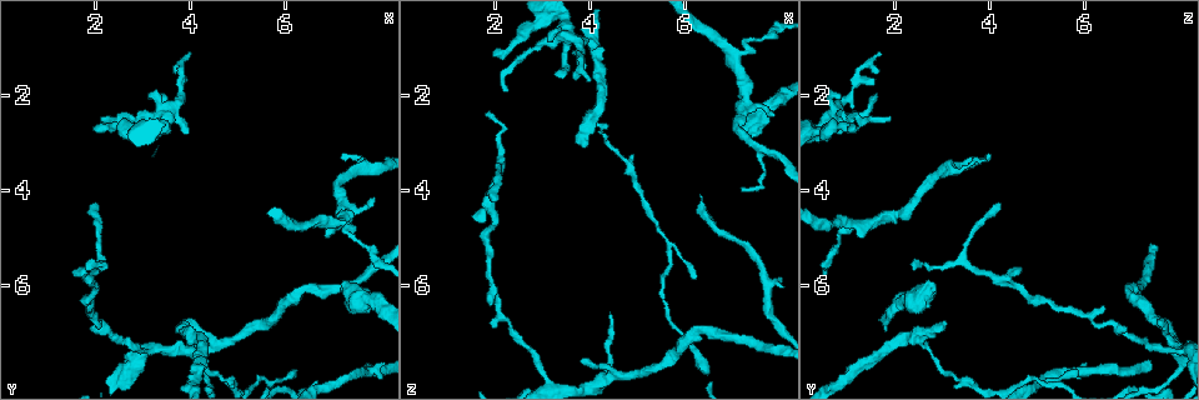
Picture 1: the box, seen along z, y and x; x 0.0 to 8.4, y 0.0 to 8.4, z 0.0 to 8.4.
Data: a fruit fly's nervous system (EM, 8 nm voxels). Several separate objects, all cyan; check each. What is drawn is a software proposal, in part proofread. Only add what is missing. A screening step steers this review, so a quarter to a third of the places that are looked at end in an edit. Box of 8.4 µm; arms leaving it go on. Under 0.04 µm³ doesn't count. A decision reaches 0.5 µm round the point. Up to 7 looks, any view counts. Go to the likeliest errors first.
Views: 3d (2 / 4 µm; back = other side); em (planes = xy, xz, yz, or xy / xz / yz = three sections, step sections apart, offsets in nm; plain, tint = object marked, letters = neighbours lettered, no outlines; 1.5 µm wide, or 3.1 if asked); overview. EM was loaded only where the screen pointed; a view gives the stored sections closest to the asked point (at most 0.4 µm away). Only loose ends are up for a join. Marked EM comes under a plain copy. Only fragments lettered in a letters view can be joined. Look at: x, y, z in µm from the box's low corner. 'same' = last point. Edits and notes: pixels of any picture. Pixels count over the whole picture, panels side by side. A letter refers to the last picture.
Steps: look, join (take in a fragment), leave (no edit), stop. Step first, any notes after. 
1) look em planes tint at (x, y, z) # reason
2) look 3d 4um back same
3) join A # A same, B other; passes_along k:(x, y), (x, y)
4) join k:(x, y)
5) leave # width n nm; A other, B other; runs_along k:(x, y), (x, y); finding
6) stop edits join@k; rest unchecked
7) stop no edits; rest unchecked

look em xz step 8 tint at (3.85, 6.70, 3.00) # an open end

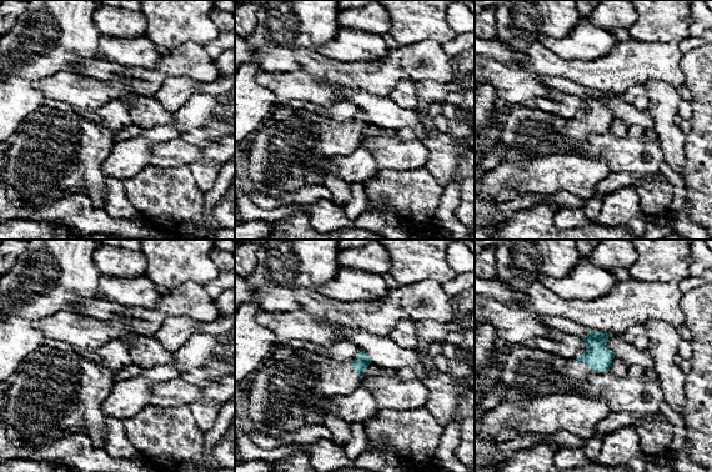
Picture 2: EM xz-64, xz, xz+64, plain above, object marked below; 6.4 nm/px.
look em planes letters same

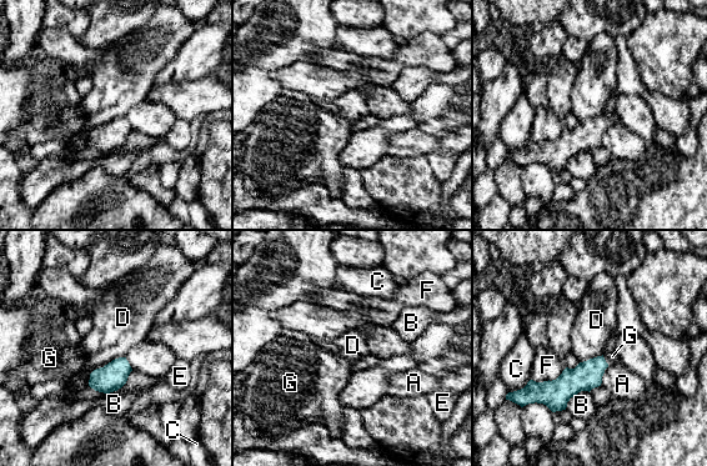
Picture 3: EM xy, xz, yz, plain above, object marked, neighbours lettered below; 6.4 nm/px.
join G # longest_contact D 260 nm; A other, B other, C other, D other, E other, F other, G same; passes_along 3:(587, 375), (605, 360), (612, 359); the cell continues

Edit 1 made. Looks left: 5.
look em xz step 4 tint at (7.20, 6.15, 2.85) # branch stops here

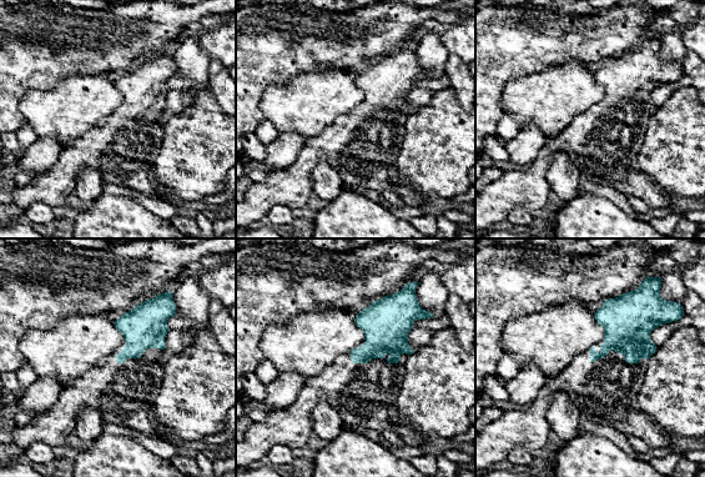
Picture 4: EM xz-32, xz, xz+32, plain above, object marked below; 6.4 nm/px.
look em xz step 4 letters same # what lies round it

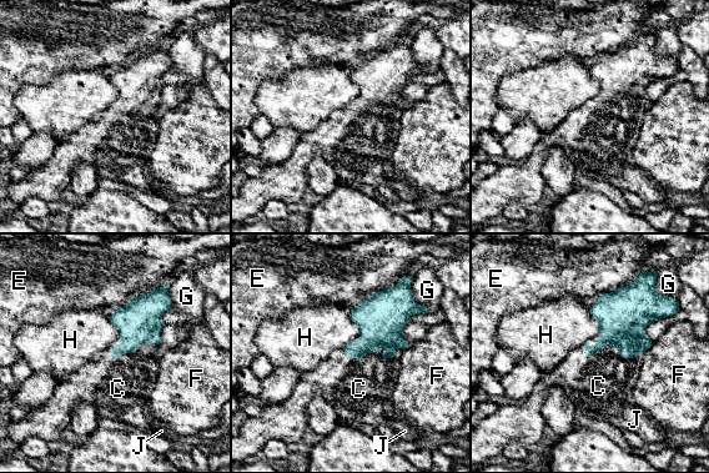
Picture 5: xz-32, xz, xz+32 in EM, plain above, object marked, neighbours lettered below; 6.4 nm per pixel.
join C # C same, E other, F other, G other, H other, J other; passes_along 5:(381, 318), (373, 352), (360, 388); the cell continues

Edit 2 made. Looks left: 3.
stop edits join@3, join@5; rest unchecked

